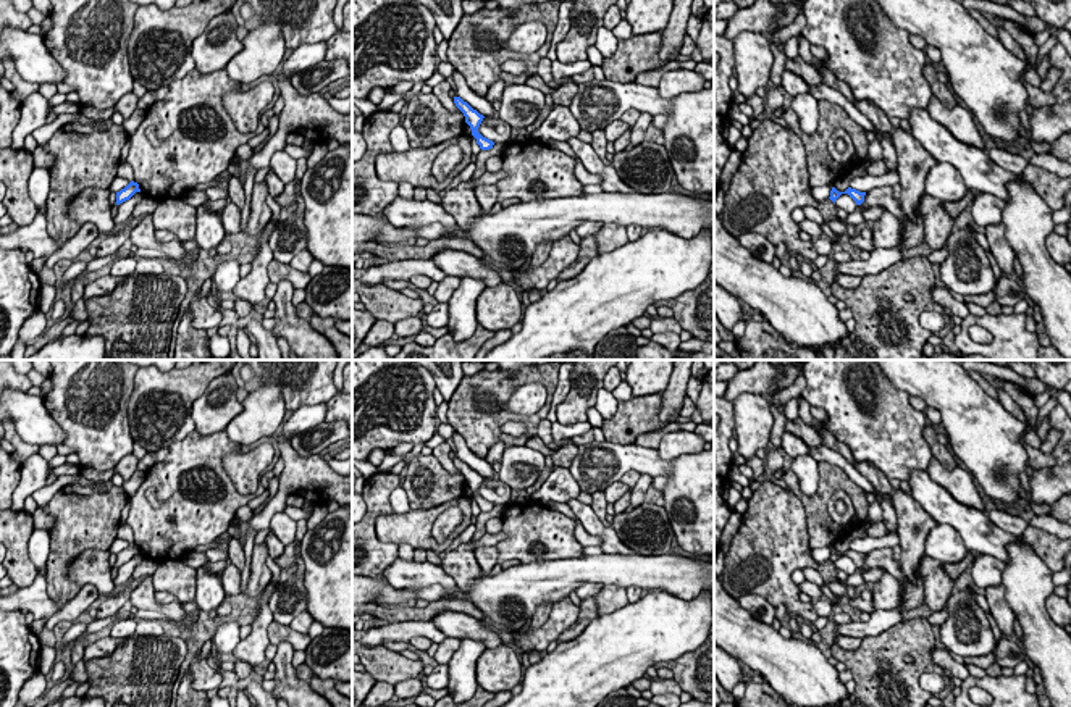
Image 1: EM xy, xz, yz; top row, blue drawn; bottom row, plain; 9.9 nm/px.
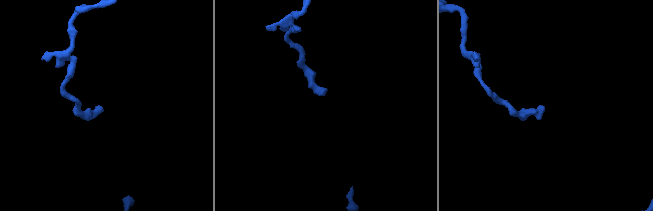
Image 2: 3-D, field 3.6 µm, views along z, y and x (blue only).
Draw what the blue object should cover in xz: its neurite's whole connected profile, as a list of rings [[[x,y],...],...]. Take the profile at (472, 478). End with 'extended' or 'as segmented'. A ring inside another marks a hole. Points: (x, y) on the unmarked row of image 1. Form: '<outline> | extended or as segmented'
[[[454,458],[454,465],[456,468],[464,475],[465,478],[465,484],[470,487],[472,491],[472,497],[477,500],[477,505],[480,507],[481,512],[489,512],[493,510],[494,504],[483,499],[478,494],[478,489],[483,483],[483,476],[480,476],[477,471],[473,471],[467,463],[464,463],[460,458]]] | as segmented

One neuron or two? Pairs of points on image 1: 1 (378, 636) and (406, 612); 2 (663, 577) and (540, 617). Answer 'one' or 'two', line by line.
1: two
2: two

